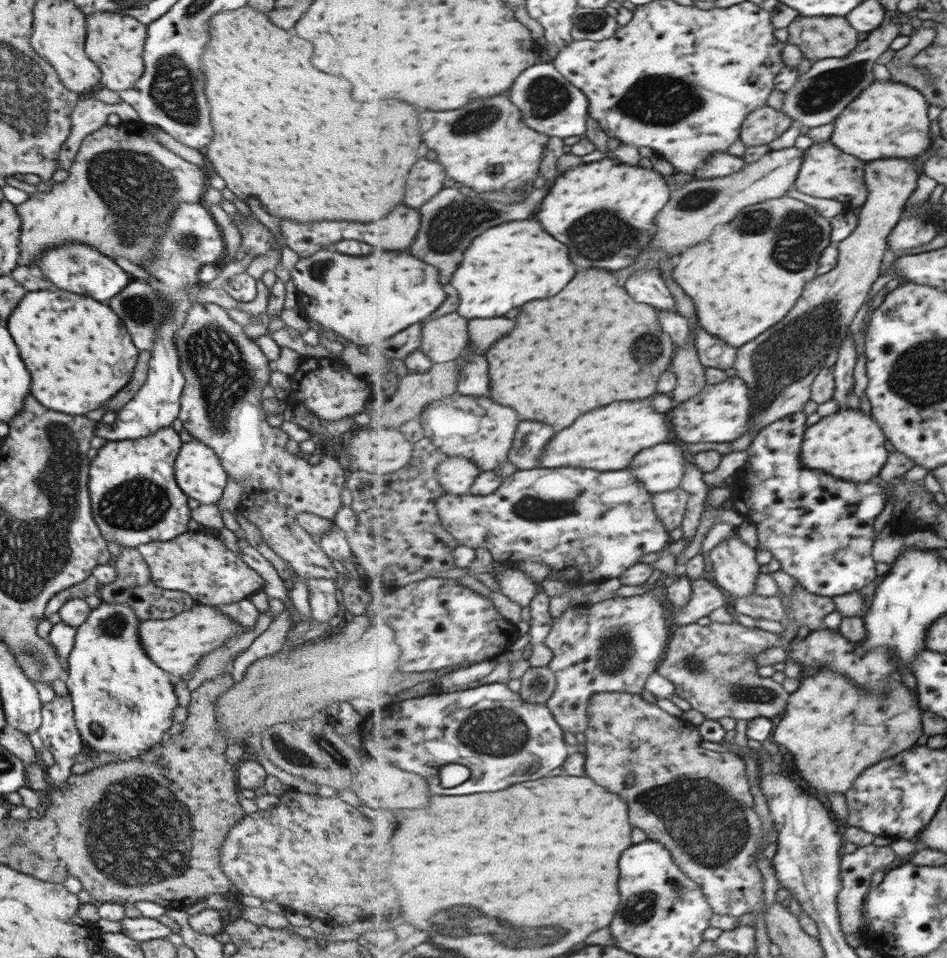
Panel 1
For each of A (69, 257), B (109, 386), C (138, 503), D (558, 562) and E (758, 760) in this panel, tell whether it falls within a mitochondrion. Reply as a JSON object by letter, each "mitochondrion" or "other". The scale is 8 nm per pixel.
{"A":"mitochondrion","B":"other","C":"mitochondrion","D":"other","E":"other"}

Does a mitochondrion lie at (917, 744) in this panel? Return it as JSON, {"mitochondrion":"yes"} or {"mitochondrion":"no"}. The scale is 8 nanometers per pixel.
{"mitochondrion":"no"}

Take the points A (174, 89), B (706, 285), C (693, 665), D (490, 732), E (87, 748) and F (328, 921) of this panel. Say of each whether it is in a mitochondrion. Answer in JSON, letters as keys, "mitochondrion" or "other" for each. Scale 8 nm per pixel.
{"A":"mitochondrion","B":"other","C":"mitochondrion","D":"mitochondrion","E":"other","F":"other"}

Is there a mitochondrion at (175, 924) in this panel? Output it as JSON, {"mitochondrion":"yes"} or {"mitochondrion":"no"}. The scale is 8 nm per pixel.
{"mitochondrion":"no"}

